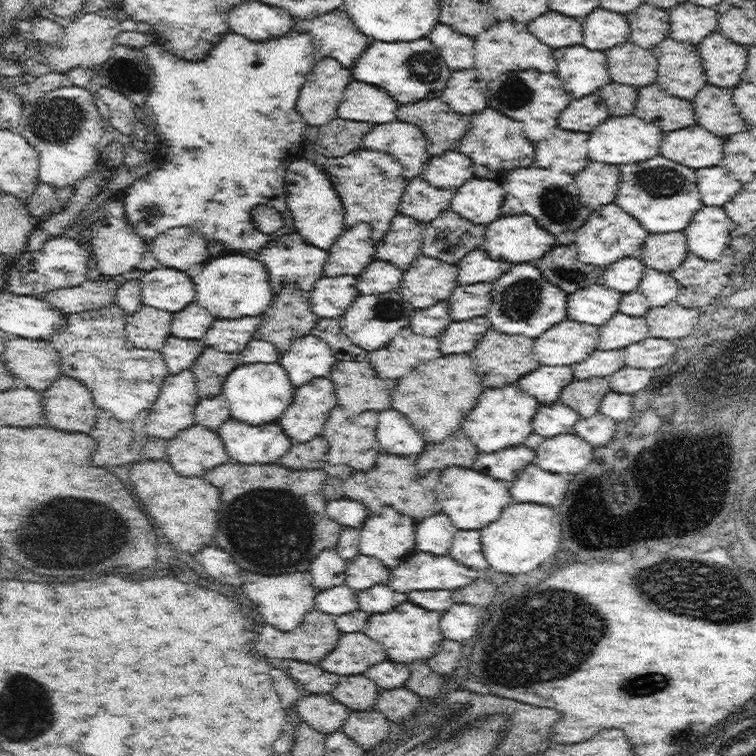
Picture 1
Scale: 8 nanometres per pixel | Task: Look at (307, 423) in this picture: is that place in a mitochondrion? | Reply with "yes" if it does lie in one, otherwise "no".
no

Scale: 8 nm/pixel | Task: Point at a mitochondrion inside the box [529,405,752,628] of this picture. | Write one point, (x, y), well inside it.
(716, 435)

